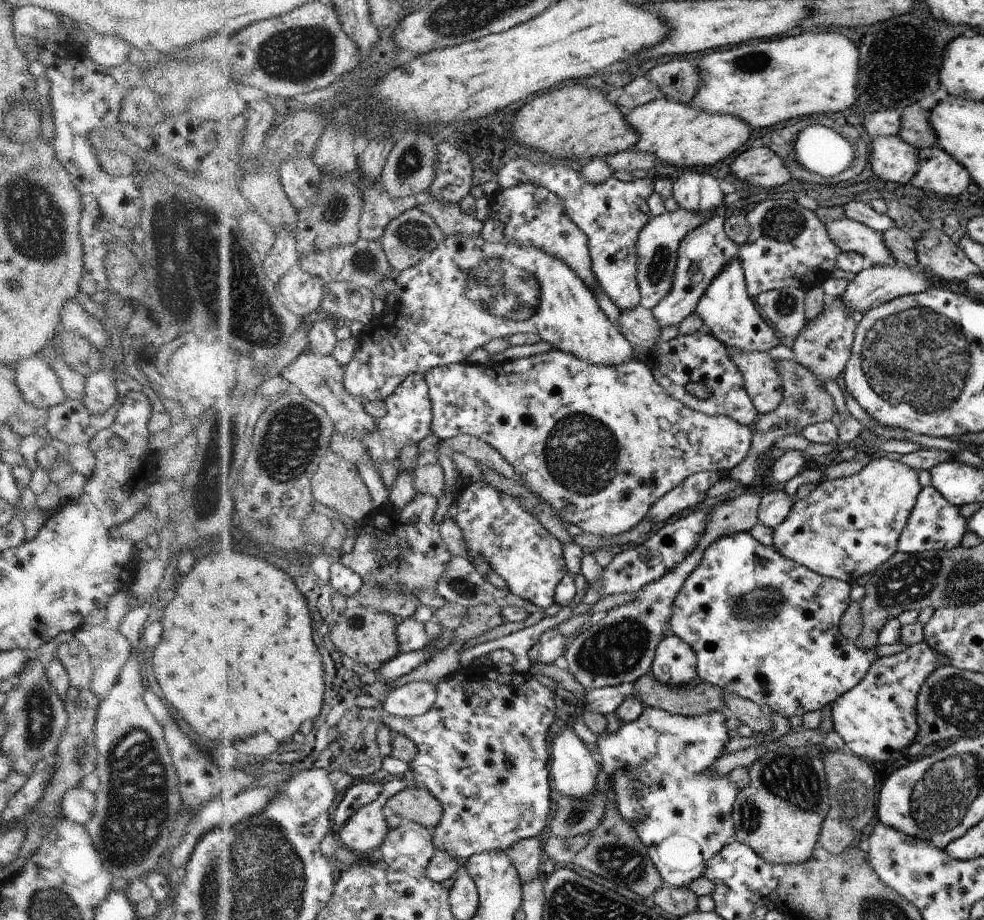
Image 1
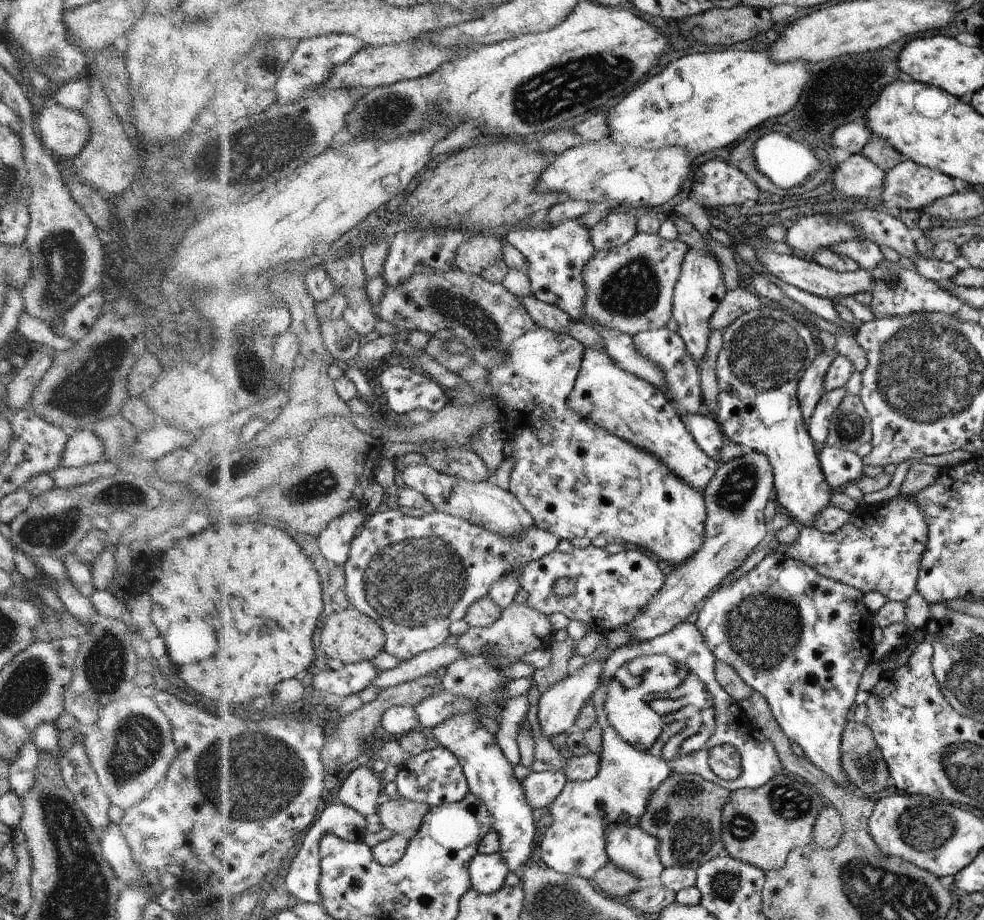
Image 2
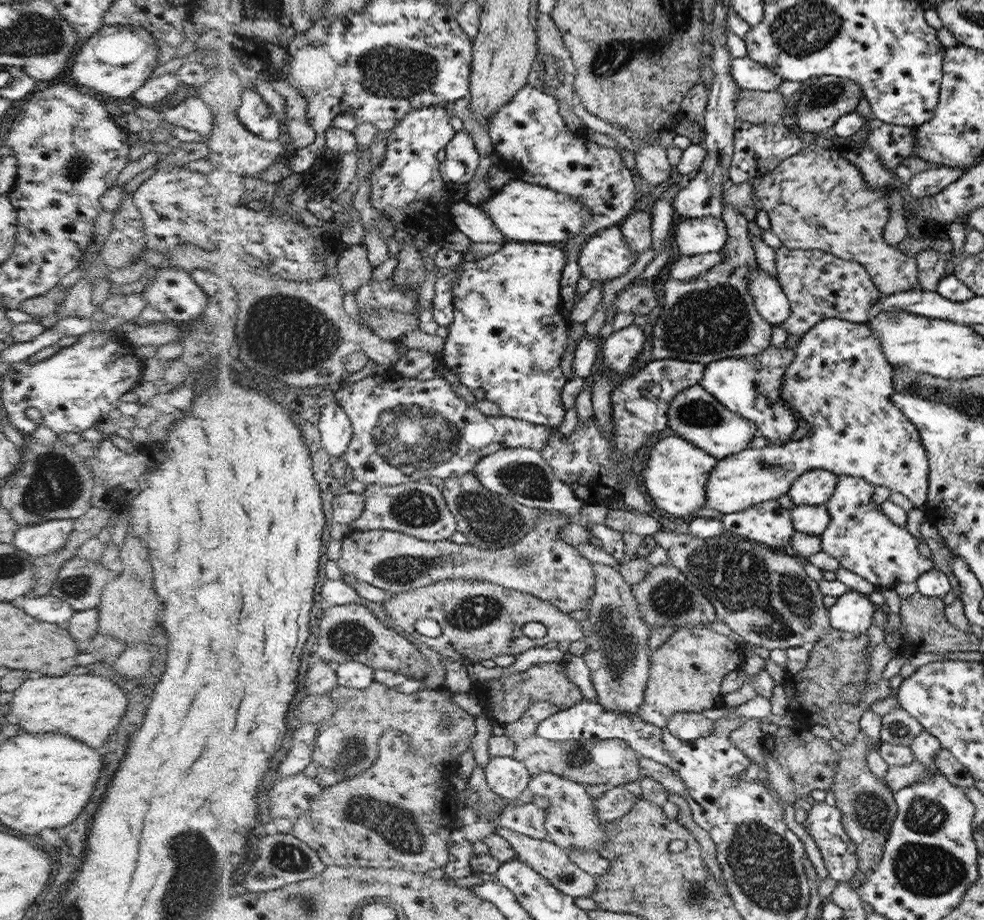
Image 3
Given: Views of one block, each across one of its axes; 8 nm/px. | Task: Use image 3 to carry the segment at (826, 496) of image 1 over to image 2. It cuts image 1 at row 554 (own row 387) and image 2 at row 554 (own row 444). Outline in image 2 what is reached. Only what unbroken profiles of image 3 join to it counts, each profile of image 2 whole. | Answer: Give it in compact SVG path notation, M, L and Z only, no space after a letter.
M900 496L886 502L858 508L851 514L851 520L835 533L823 533L816 527L800 529L798 538L789 545L779 543L773 552L785 554L786 559L794 559L816 569L822 576L834 579L842 584L852 585L862 592L880 592L890 600L905 601L914 591L918 590L919 568L924 552L927 550L927 540L930 527L924 520L922 509L910 498Z

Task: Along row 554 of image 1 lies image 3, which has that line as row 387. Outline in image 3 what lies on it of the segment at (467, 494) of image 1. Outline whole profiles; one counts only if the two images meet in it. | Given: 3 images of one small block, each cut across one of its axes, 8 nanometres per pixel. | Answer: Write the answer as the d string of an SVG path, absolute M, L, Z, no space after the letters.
M508 241L504 243L504 246L494 254L490 254L490 257L478 260L478 262L464 263L460 269L462 269L461 275L455 284L455 305L456 305L456 318L455 322L450 327L450 333L447 337L447 345L445 348L445 355L442 361L445 362L458 376L461 378L461 382L468 388L484 388L485 395L490 402L498 404L501 410L501 414L515 418L516 420L531 421L532 424L544 424L551 425L557 428L564 422L564 415L566 409L562 403L562 387L568 378L561 371L560 357L564 354L566 344L566 316L562 314L564 310L562 301L561 280L563 278L564 267L567 266L567 257L564 256L564 252L561 248L555 248L551 244L542 243L528 243L528 242L513 242Z

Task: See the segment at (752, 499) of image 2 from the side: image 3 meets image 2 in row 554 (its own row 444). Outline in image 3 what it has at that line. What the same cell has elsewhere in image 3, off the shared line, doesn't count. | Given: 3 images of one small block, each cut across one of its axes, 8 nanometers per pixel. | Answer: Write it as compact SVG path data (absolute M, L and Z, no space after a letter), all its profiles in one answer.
M701 383L679 392L670 402L667 417L671 432L678 433L718 459L746 450L746 446L750 444L754 432L758 429L752 421L728 409L727 405L724 405L713 393L708 392Z

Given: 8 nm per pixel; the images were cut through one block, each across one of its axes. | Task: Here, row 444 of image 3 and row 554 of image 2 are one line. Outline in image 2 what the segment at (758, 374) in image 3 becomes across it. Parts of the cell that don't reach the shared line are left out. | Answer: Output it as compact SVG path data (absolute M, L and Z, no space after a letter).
M778 551L766 555L763 560L748 574L742 576L736 582L725 585L721 588L716 588L710 597L702 603L696 615L693 617L695 625L703 633L703 639L712 651L712 654L718 661L725 662L734 668L740 675L740 678L753 688L755 694L762 695L769 704L773 717L781 726L784 734L789 738L790 742L796 742L804 751L806 758L817 766L821 772L826 773L834 782L835 785L842 787L847 793L858 794L857 788L852 786L852 782L846 778L844 768L841 764L842 759L842 736L850 706L854 704L854 698L858 694L858 682L862 678L862 672L866 670L866 666L872 660L874 650L873 632L872 632L872 616L870 610L866 608L866 597L860 589L856 590L852 585L836 582L834 579L822 576L816 569L805 565L803 562L795 561L794 559L786 559L785 554Z

